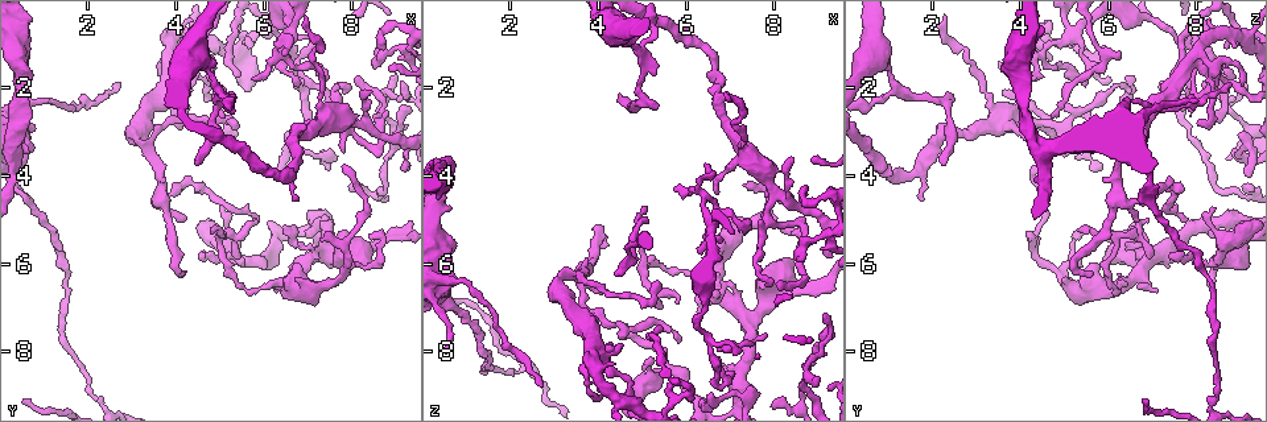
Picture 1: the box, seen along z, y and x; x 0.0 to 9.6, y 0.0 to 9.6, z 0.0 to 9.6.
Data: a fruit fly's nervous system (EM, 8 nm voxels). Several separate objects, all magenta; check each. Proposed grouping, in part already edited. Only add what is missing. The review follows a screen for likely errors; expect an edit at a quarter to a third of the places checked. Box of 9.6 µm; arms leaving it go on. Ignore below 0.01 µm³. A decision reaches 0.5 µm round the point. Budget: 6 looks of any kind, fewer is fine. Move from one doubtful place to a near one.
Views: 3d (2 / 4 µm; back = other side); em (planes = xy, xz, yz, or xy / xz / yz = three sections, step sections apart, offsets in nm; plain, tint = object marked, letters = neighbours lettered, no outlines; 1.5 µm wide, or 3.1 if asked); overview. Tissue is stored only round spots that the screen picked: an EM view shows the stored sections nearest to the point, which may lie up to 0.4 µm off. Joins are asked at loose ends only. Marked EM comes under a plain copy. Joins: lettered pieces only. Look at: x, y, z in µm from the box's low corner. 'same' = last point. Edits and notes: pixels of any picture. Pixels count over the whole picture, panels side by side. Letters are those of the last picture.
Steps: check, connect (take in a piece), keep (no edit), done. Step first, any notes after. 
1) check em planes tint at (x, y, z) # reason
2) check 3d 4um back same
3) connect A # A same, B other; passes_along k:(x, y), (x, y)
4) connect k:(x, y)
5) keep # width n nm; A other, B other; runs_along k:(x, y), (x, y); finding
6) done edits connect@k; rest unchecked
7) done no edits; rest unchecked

check em yz step 8 tint at (6.25, 4.00, 9.15) # branch stops here

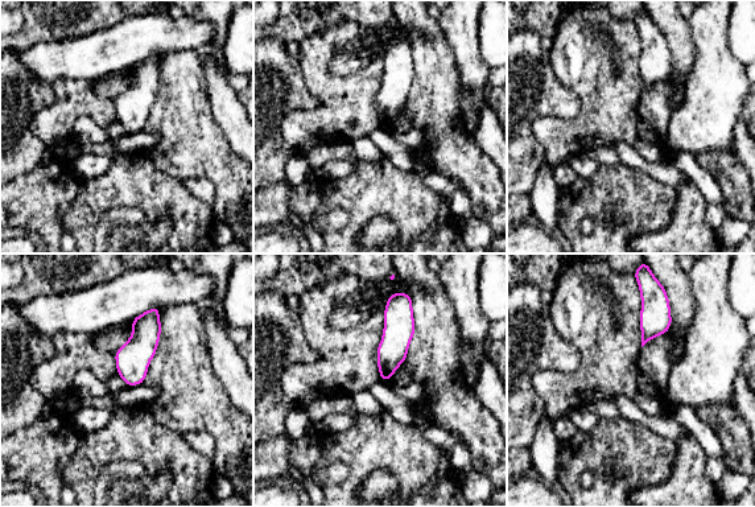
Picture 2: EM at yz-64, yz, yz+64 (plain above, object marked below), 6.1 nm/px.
check em planes letters same

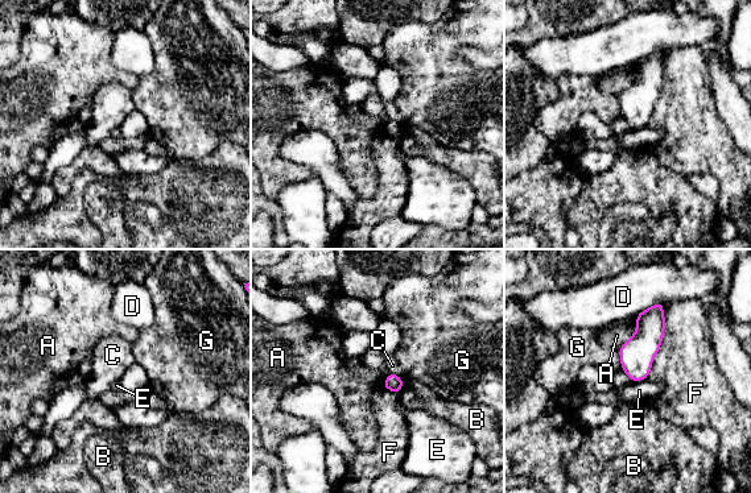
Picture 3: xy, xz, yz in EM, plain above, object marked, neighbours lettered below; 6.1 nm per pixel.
keep # width 100 nm; A other, B other, C other, D other, E other, F other, G other; no lettered piece goes on from it

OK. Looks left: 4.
check em planes letters at (6.50, 5.10, 6.45) # free end

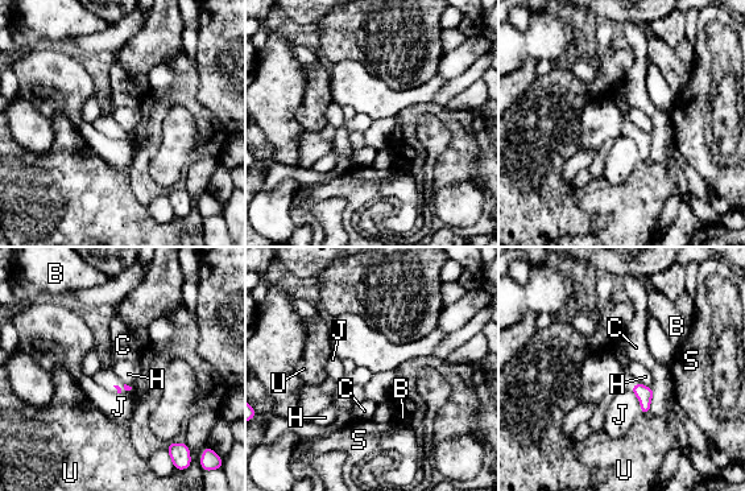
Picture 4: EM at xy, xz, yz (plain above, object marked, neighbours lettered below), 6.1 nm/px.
keep # B other, C other, H other, J other, S other, U other; border 4:(638, 382), (652, 387); none of them fits

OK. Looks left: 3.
check 3d 4um at (2.75, 1.95, 8.85) # end of a long branch

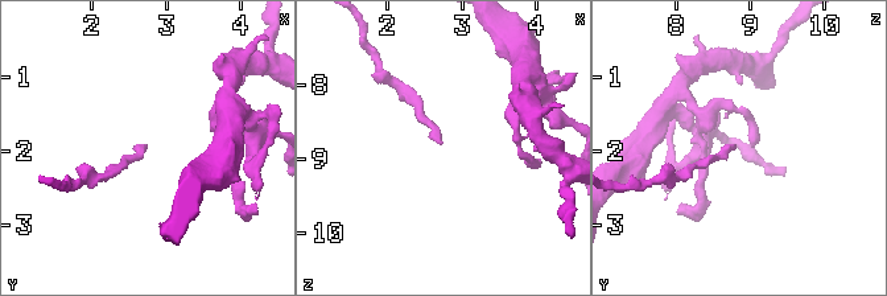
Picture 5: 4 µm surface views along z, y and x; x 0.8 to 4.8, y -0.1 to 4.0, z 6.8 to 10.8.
check em xz step 8 letters at (2.75, 1.90, 8.85)

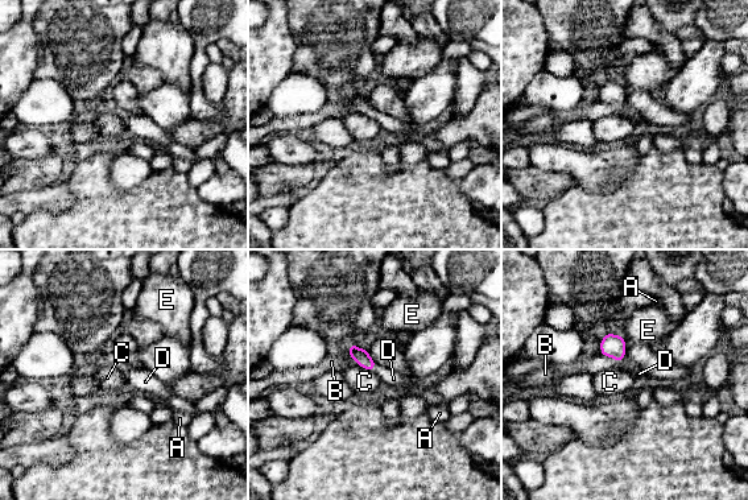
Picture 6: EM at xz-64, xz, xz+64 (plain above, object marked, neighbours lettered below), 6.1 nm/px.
connect D # A other, B other, C other, D same, E other; passes_along 6:(362, 356), (374, 367), (393, 379); the cell continues

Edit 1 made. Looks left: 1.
done edits connect@6; rest unchecked

